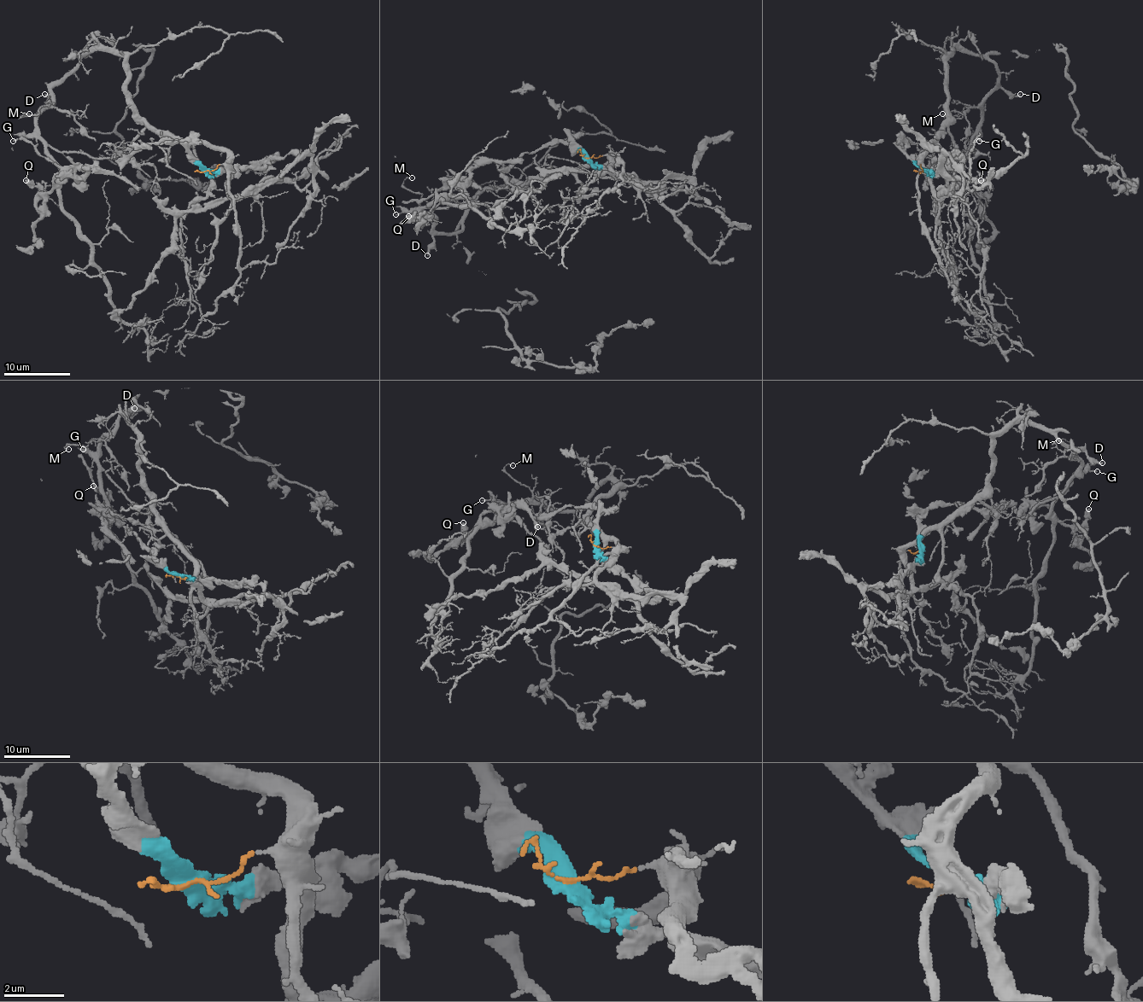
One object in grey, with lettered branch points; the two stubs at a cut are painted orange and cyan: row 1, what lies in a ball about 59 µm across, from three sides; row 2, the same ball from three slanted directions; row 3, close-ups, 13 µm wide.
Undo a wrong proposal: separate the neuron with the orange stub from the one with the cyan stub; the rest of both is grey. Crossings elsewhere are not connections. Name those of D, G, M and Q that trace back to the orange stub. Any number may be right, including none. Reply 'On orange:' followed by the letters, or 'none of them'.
On orange: D, G, M

